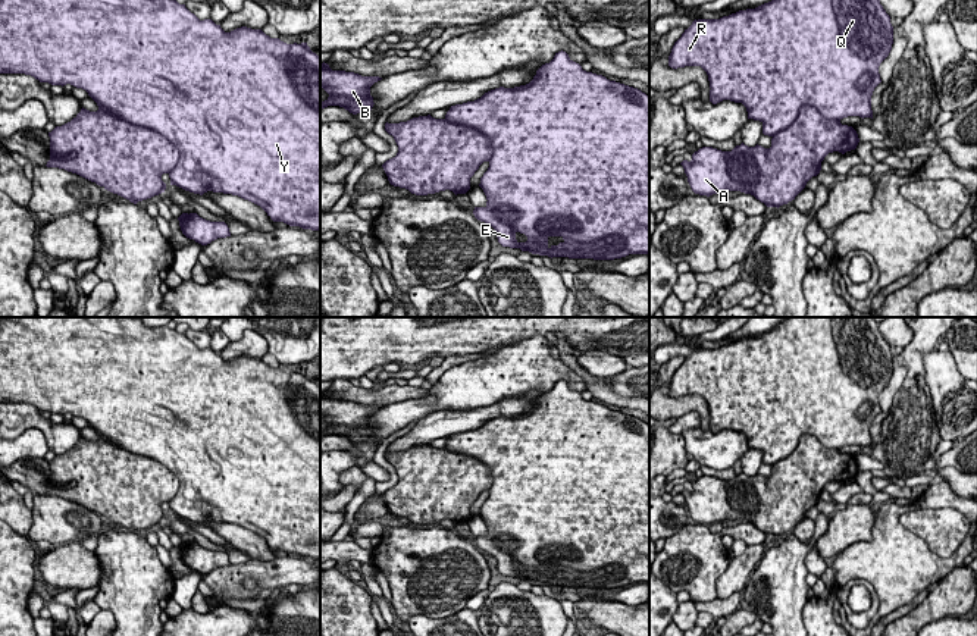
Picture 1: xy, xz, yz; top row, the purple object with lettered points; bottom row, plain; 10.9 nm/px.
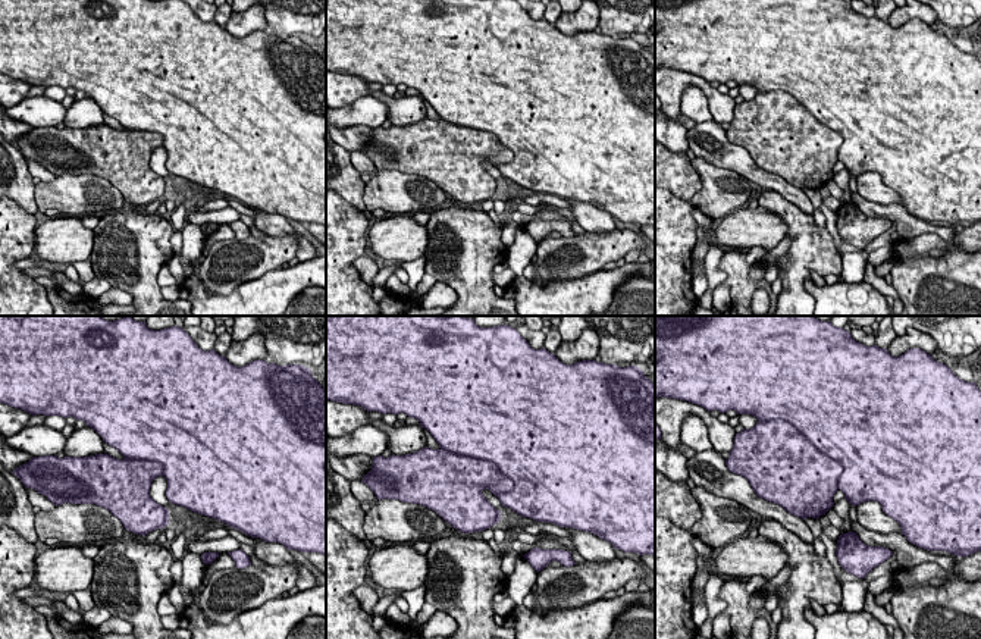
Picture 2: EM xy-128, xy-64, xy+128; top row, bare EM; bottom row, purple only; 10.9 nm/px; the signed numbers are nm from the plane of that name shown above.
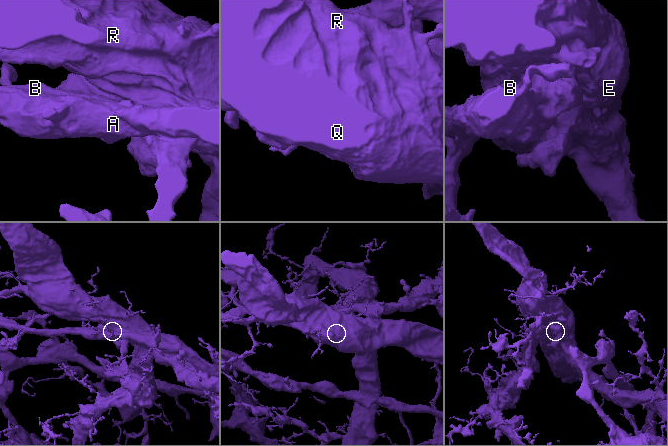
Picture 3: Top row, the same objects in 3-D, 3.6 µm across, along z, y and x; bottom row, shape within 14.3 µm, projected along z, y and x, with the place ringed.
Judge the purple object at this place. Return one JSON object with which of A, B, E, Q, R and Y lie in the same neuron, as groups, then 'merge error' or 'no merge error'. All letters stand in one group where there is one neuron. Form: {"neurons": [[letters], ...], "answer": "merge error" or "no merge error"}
{"neurons": [["A", "B", "E", "Q", "R", "Y"]], "answer": "no merge error"}

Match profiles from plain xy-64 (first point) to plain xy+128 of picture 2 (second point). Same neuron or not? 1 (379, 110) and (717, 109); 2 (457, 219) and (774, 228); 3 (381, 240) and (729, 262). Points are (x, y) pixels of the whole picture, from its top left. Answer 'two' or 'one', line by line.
1: two
2: two
3: two

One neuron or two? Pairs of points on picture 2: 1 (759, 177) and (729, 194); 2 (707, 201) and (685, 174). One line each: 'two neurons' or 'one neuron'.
1: two neurons
2: two neurons

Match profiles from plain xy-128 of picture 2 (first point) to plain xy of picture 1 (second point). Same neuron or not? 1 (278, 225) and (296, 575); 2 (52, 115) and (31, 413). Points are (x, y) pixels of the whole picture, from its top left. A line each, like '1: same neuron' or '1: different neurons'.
1: different neurons
2: different neurons

